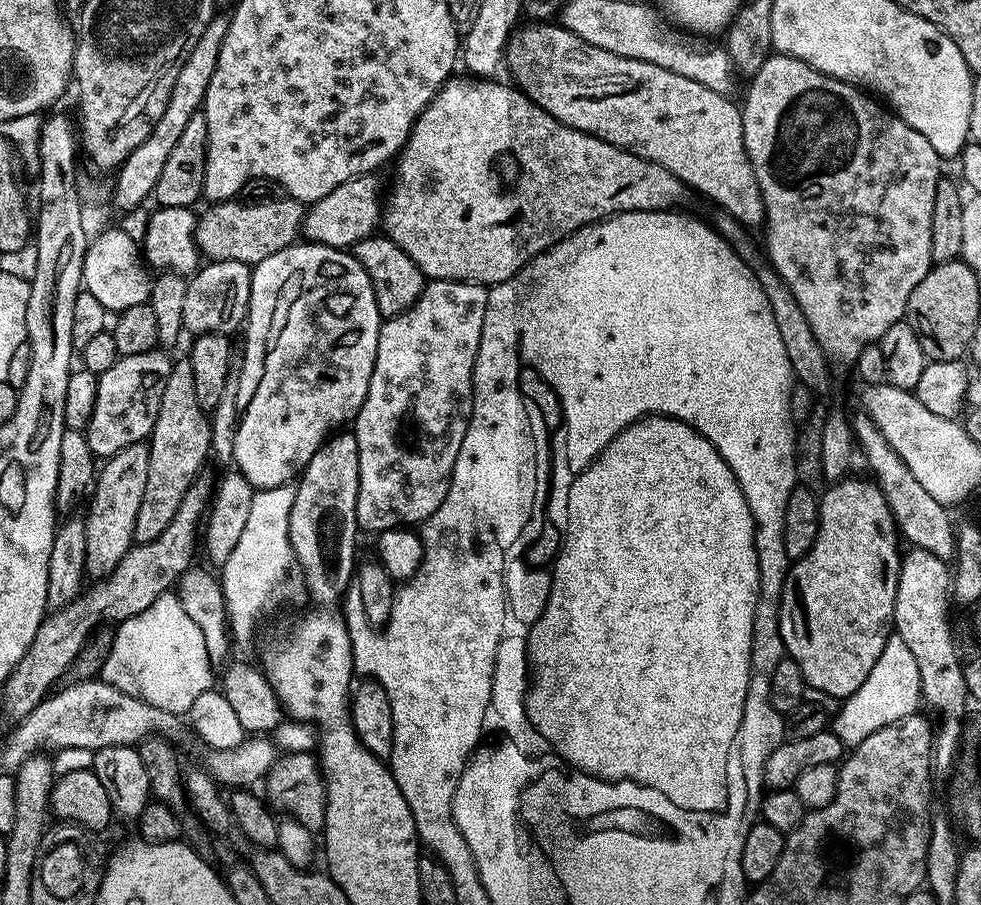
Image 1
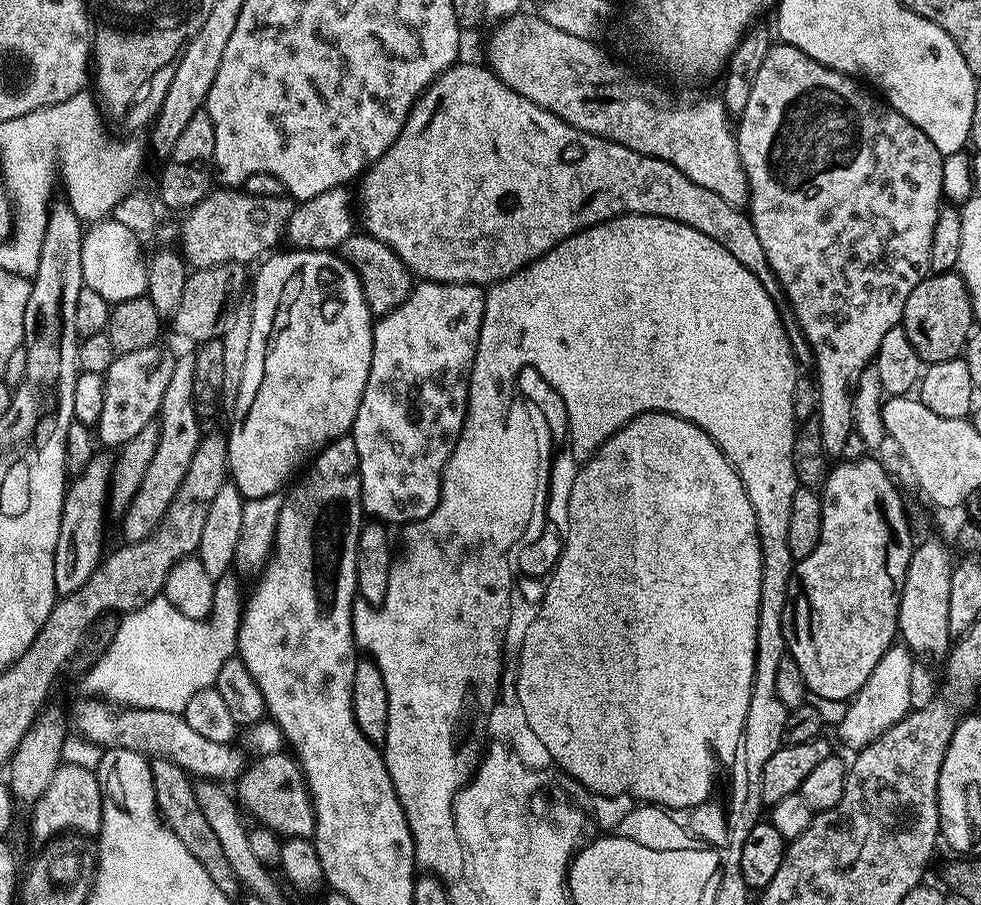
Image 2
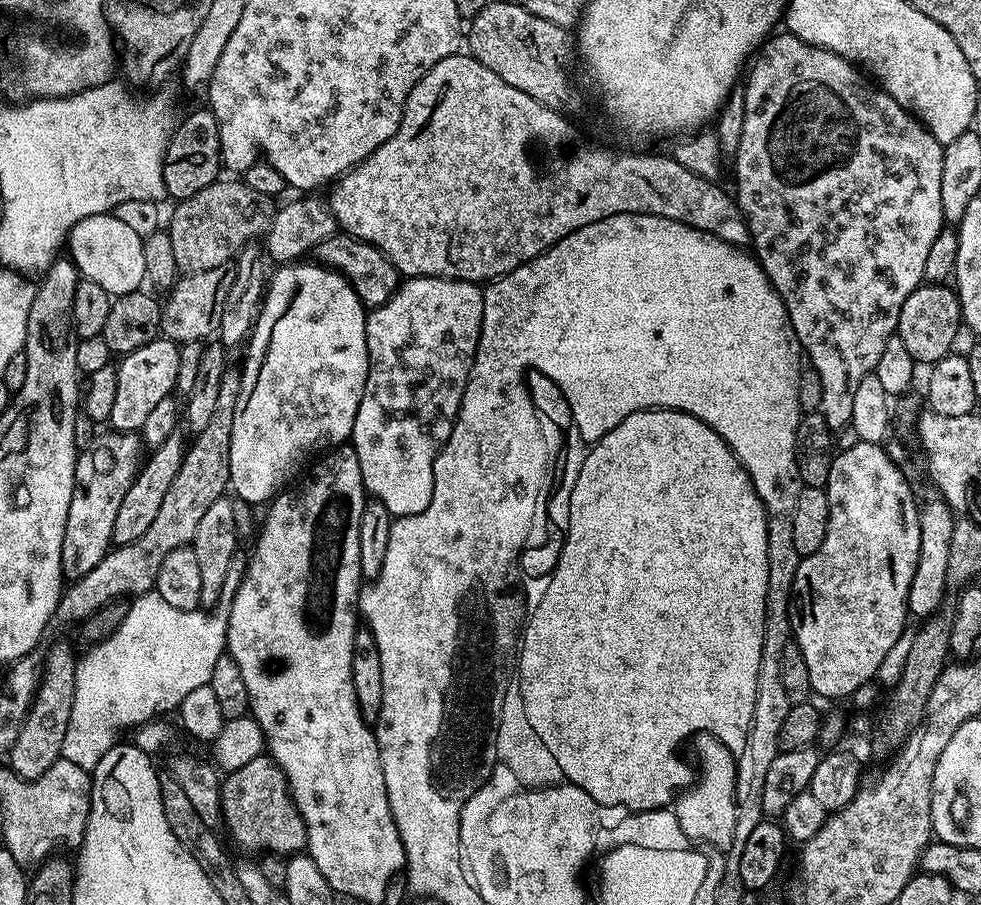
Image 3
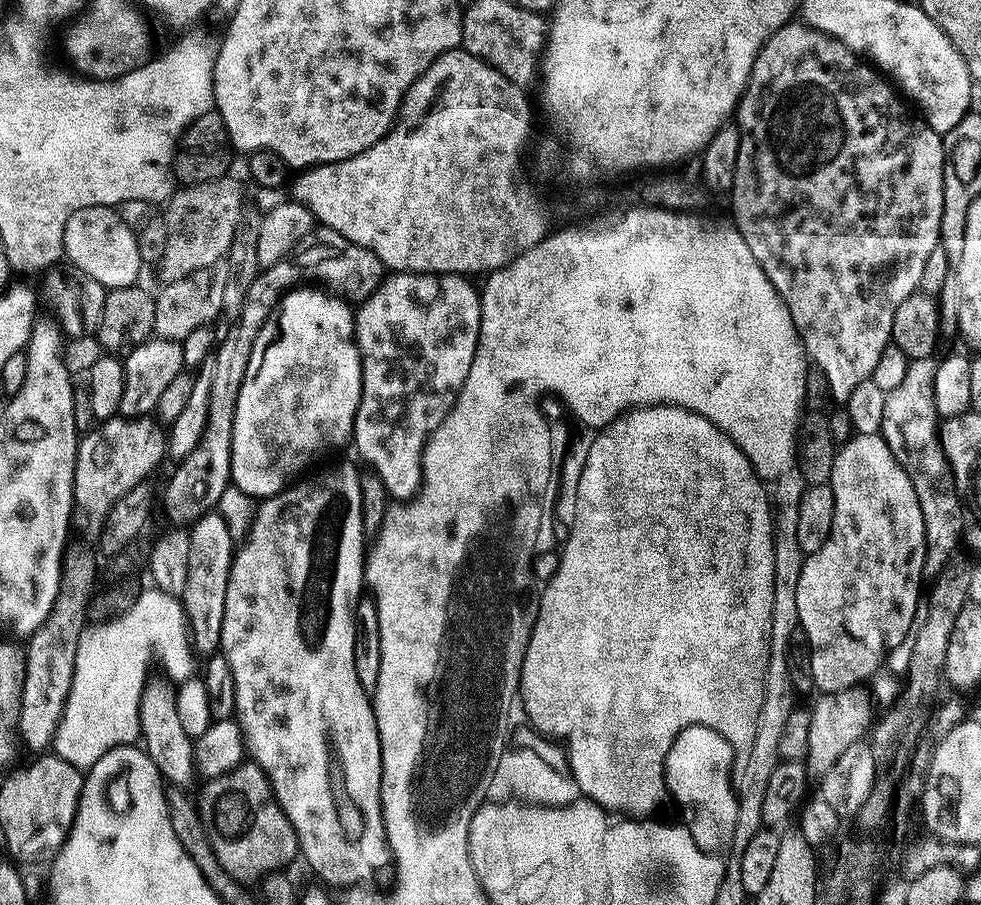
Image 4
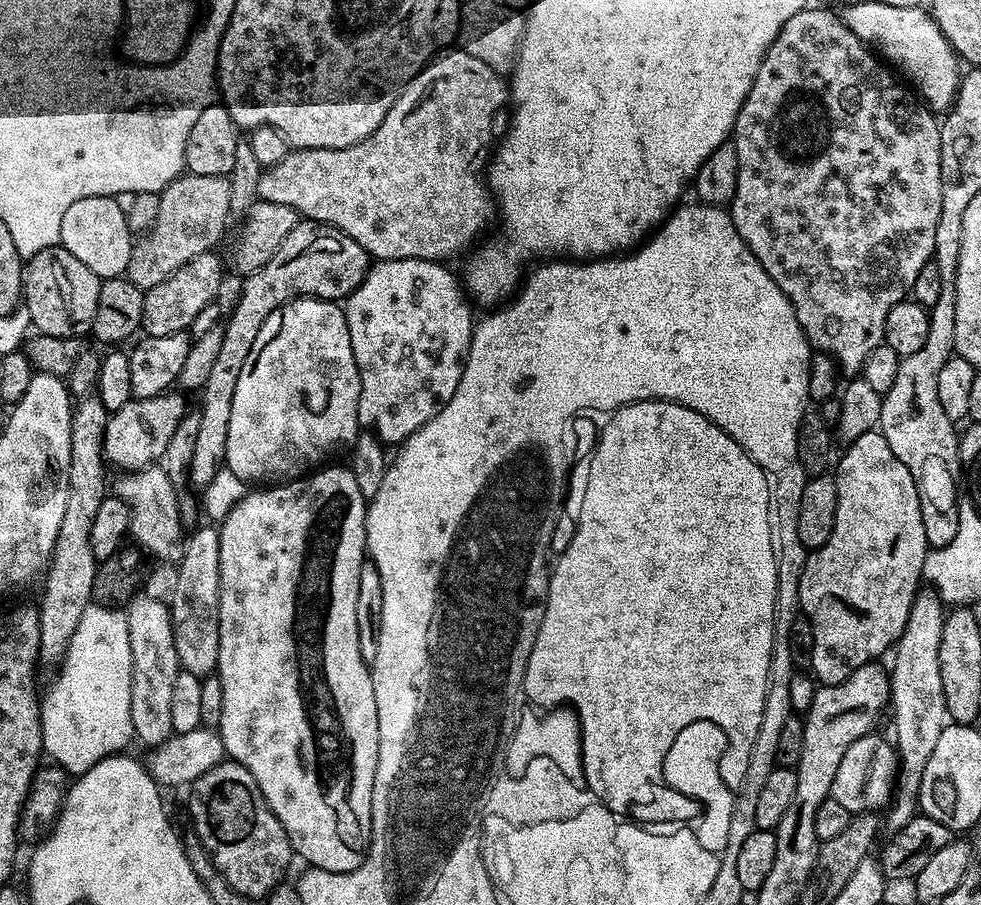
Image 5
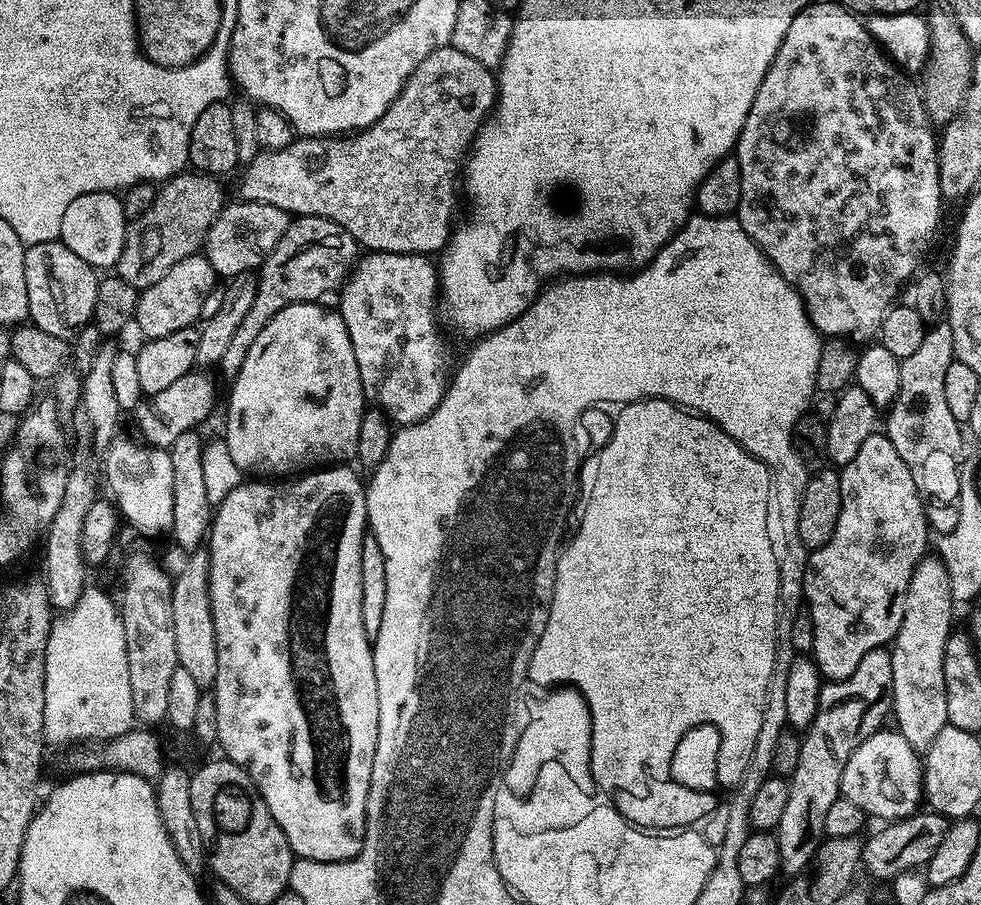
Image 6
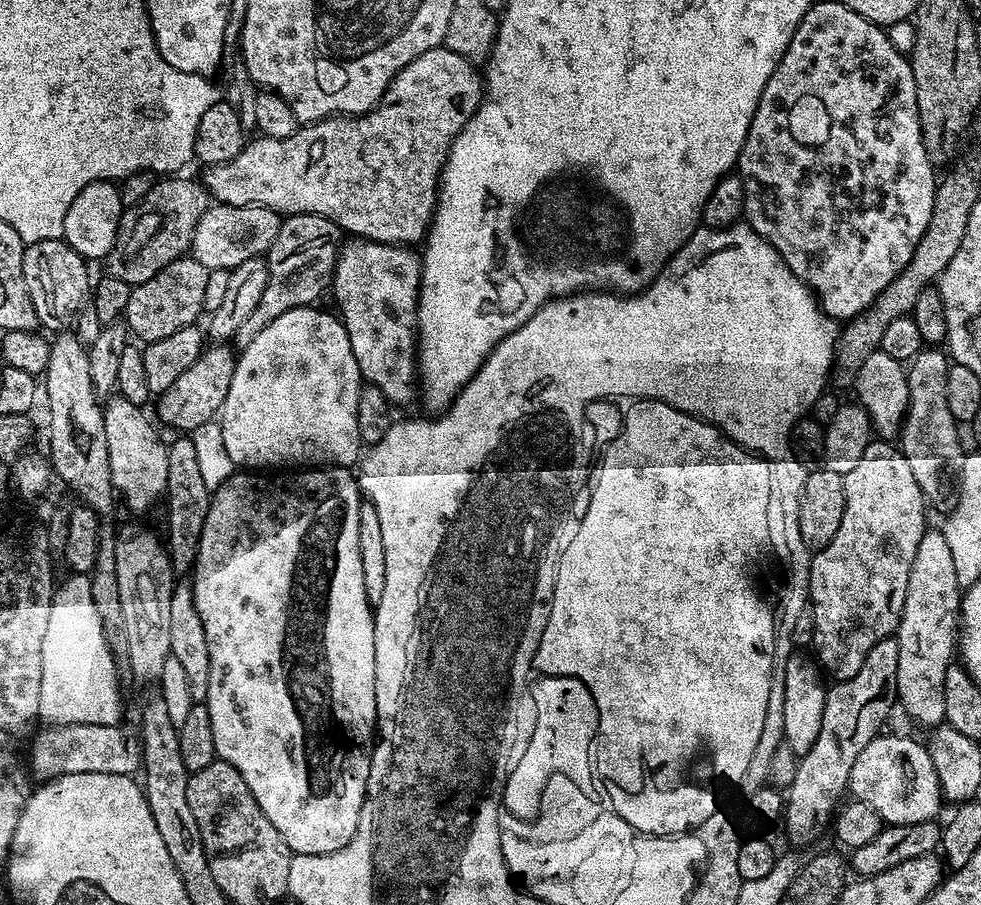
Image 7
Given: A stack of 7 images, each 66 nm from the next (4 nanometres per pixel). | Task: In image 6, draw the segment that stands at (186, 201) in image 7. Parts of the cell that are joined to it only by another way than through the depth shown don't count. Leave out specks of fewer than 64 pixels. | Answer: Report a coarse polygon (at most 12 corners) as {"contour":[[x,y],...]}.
{"contour":[[217,177],[163,181],[114,267],[143,290],[204,247],[226,203]]}

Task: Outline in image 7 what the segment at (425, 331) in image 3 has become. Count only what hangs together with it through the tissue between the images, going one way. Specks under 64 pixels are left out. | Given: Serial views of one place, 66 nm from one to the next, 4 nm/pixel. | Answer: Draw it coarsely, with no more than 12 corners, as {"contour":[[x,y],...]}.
{"contour":[[352,238],[330,292],[360,375],[418,396],[421,253]]}

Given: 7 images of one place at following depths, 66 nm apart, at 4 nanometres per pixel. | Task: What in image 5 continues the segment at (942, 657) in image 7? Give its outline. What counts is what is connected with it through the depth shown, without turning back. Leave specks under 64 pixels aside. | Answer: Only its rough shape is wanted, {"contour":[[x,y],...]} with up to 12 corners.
{"contour":[[917,591],[890,667],[898,775],[888,834],[918,815],[950,720],[938,646],[946,605]]}

